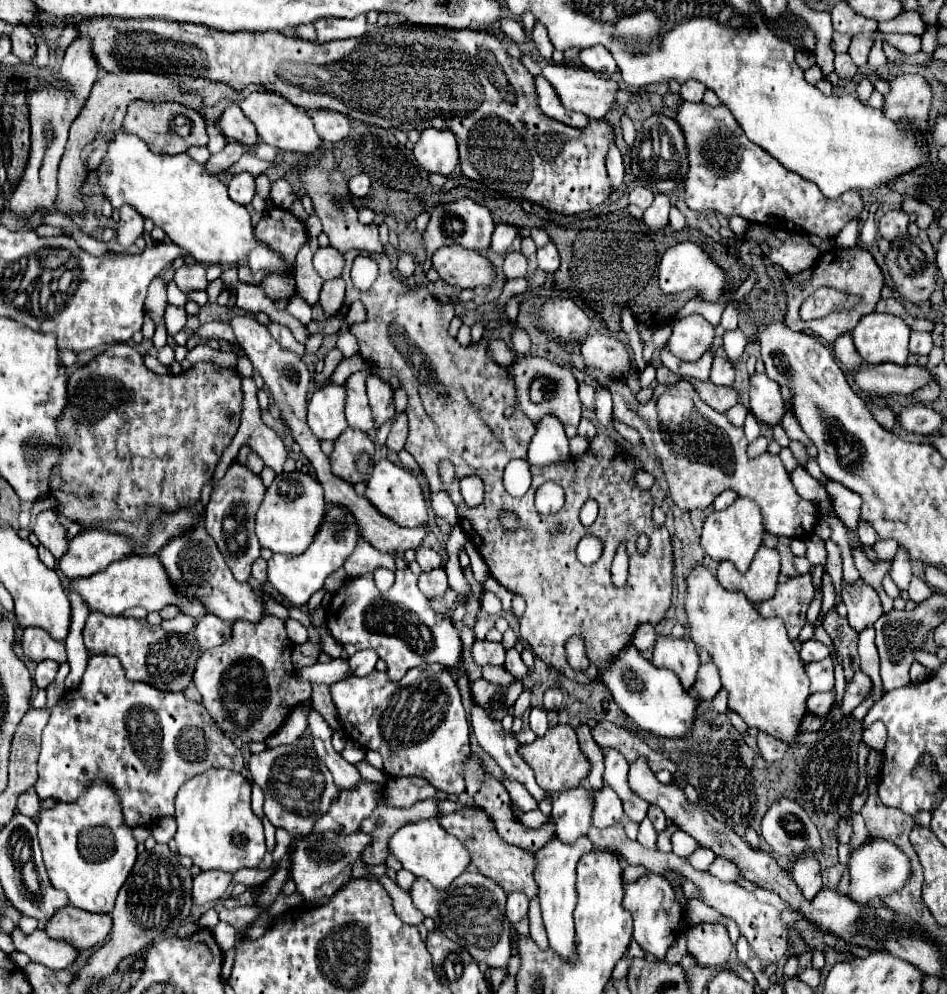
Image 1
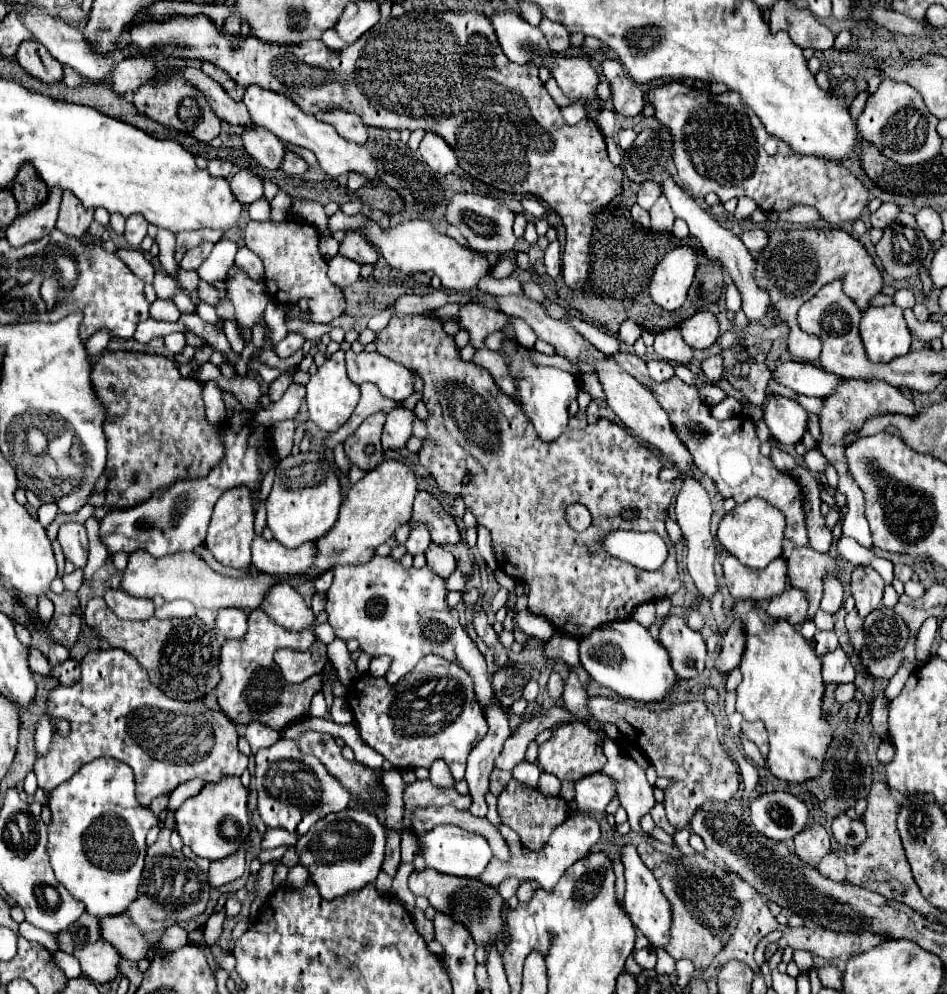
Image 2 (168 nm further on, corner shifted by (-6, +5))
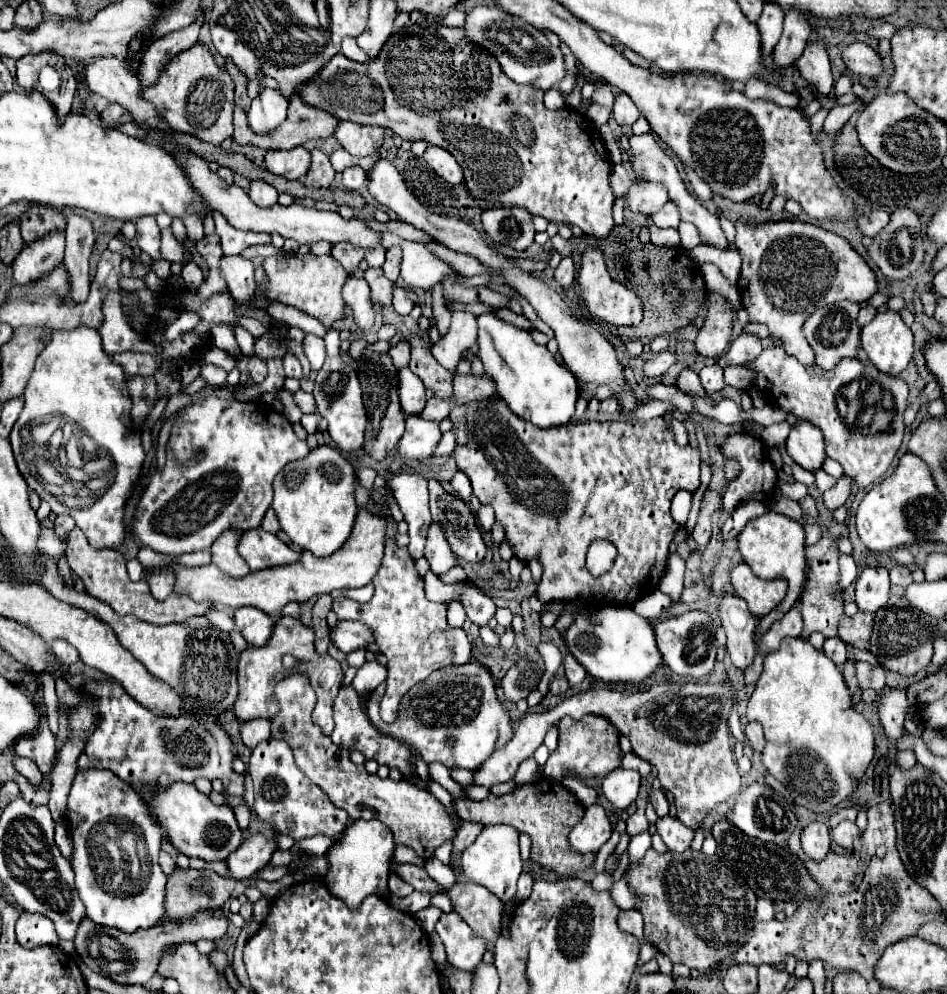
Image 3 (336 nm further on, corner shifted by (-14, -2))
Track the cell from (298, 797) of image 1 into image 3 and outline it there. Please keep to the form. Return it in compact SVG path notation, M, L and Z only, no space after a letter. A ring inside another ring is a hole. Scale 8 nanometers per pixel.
M276 739L262 741L252 751L248 771L254 781L254 811L264 823L268 823L272 829L278 829L280 835L288 835L292 839L314 837L320 833L336 837L348 825L350 817L342 809L332 805L330 797L324 795L324 791L320 791L320 787L296 767L288 743Z

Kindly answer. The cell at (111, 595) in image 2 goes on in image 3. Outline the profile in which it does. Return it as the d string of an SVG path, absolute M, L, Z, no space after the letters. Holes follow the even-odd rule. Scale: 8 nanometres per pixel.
M74 527L70 531L68 543L66 543L66 561L72 569L72 575L82 579L86 585L88 595L106 601L118 615L134 615L146 623L152 625L168 625L168 623L180 623L186 621L192 615L204 615L212 605L210 603L196 603L192 599L176 599L176 595L170 595L166 601L156 601L148 589L148 583L144 579L130 581L126 573L126 561L122 553L114 549L94 549L88 539L84 539L84 533Z

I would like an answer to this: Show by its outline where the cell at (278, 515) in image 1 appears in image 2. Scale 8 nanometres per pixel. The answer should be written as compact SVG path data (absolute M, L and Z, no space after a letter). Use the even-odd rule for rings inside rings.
M300 452L296 456L286 456L276 466L276 478L272 492L266 500L268 528L274 532L274 538L286 548L296 548L304 542L322 538L338 520L342 504L342 488L338 476L330 468L330 462L324 454L318 452Z

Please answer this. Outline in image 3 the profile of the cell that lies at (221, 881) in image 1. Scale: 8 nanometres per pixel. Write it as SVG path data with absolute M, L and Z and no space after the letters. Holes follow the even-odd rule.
M250 835L244 843L226 859L228 877L242 881L252 877L264 865L268 865L272 851L276 849L274 839L266 839L262 835Z

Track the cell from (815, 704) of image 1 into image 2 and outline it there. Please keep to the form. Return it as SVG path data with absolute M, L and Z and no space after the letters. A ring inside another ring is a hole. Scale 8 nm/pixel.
M852 682L840 684L840 686L836 688L836 702L838 702L838 704L846 704L846 702L850 702L850 700L854 698L854 694L856 694L856 686L854 686Z

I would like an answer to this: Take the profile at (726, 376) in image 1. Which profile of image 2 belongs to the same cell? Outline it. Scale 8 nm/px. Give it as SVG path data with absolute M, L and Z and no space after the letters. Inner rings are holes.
M710 356L702 362L702 374L708 382L718 382L724 376L724 364L720 356Z

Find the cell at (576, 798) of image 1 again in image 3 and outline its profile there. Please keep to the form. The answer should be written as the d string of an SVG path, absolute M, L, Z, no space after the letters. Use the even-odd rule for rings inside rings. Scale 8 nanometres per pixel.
M618 767L604 777L600 789L616 811L626 811L628 805L636 801L640 791L640 773Z

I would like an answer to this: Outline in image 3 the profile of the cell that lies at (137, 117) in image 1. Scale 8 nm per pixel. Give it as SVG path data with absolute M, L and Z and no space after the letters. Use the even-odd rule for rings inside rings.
M196 43L188 51L176 55L164 67L156 87L144 91L144 99L156 107L170 129L198 137L210 145L220 145L232 137L232 111L234 111L234 85L230 75L218 67L210 51Z

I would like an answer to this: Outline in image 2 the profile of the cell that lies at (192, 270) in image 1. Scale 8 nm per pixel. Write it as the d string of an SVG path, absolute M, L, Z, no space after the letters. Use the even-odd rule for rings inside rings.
M202 244L200 248L192 248L192 250L188 250L186 254L184 254L184 258L182 258L182 268L184 270L196 270L204 260L206 260L206 256L210 254L210 250L212 250L212 244Z

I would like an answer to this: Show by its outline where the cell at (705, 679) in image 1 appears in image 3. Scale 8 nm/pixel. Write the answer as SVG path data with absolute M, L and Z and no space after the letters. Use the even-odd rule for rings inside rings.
M768 511L760 517L754 517L752 521L748 521L748 525L740 531L738 535L738 551L744 557L744 563L750 565L752 573L760 579L778 579L784 577L788 581L788 595L784 597L784 601L766 617L760 617L758 627L754 631L756 643L762 639L762 635L768 631L768 627L772 623L776 623L798 599L798 595L802 593L804 581L806 581L806 555L804 555L804 529L800 527L798 521Z

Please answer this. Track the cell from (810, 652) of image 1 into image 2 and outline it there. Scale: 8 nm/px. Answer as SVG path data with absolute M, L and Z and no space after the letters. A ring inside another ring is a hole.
M816 632L814 634L814 648L818 656L824 656L838 648L838 636L834 632Z

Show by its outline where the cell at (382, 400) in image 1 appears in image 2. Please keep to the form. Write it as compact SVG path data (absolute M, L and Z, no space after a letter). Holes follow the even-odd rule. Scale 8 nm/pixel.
M352 350L346 352L346 368L348 376L354 384L372 382L380 388L386 398L392 400L406 400L414 392L414 376L408 368L382 354L354 354Z

